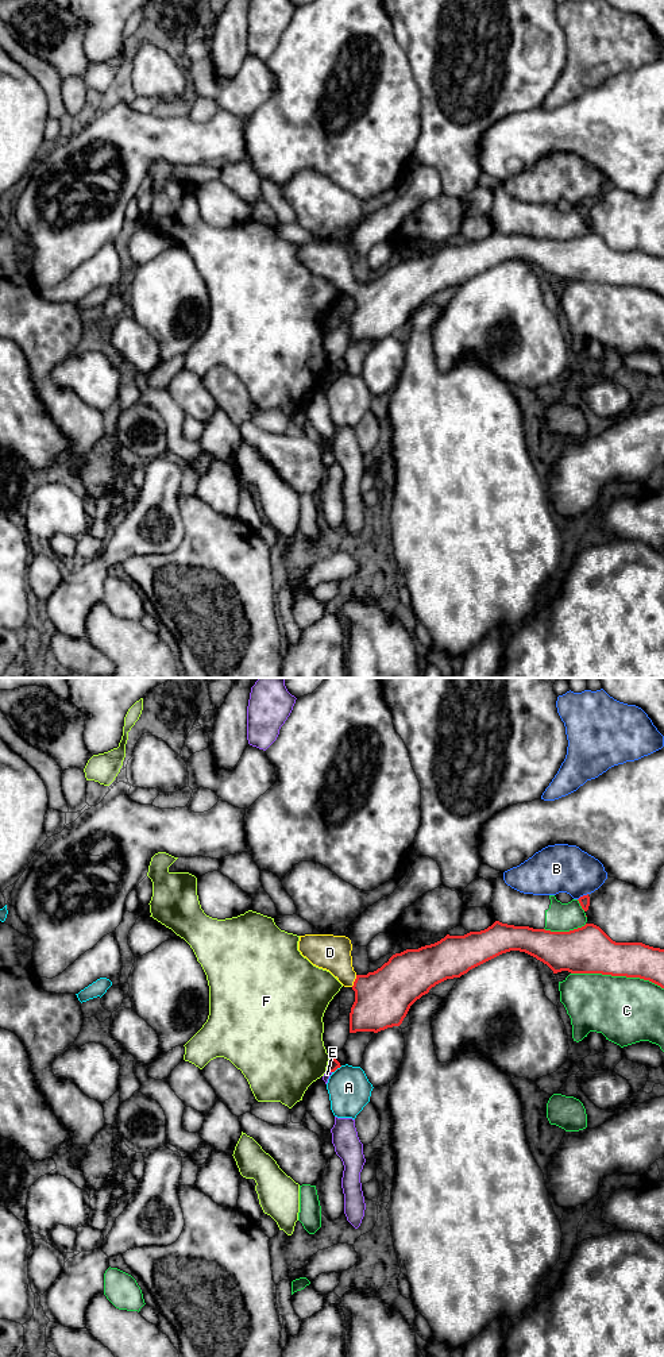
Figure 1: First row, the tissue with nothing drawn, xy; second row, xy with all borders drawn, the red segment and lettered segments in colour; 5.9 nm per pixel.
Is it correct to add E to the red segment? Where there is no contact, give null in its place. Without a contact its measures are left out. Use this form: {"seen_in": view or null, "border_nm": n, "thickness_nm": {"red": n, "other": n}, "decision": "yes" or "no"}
{"seen_in": "xy", "border_nm": 40, "thickness_nm": {"red": 70, "other": 40}, "decision": "no"}

